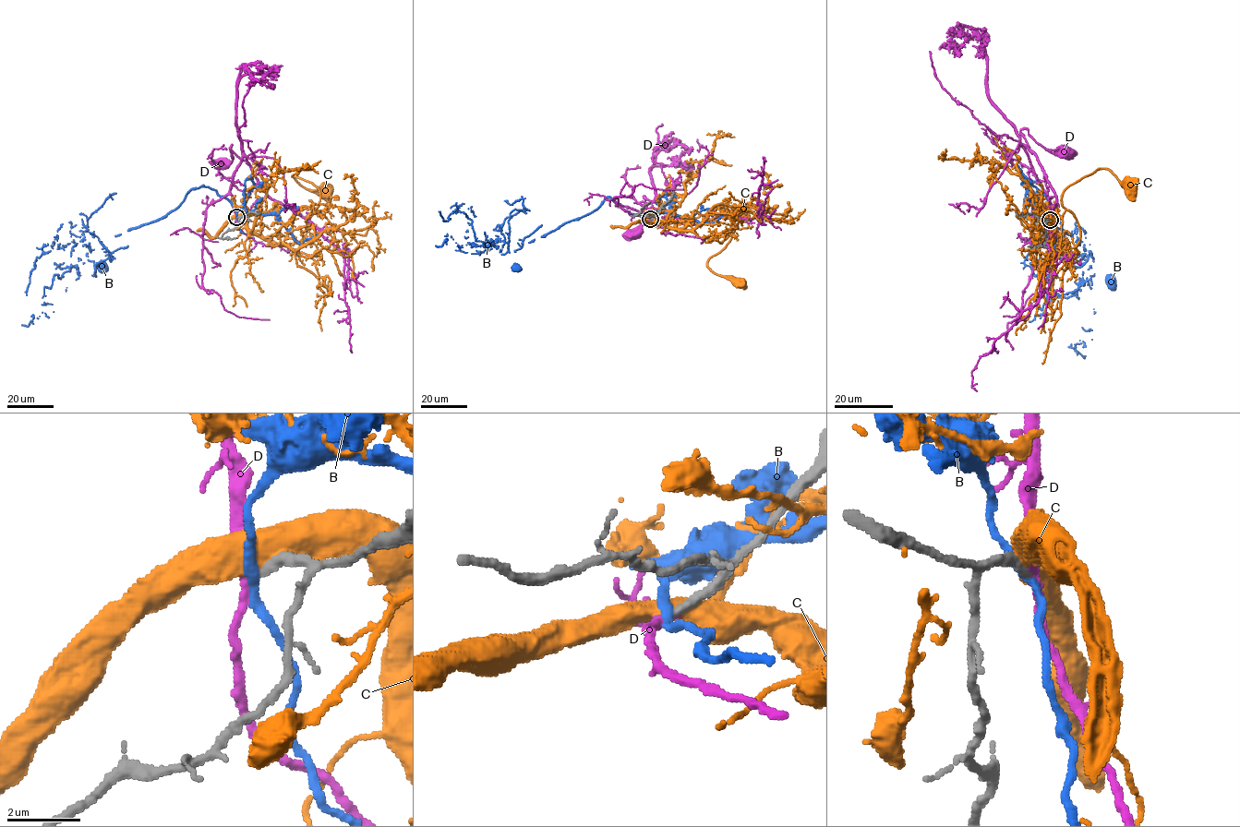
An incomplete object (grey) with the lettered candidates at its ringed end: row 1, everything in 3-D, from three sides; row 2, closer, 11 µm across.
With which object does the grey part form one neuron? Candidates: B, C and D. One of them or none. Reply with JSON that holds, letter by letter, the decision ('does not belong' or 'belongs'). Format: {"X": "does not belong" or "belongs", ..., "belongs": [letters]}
{"B": "does not belong", "C": "does not belong", "D": "belongs", "belongs": ["D"]}

